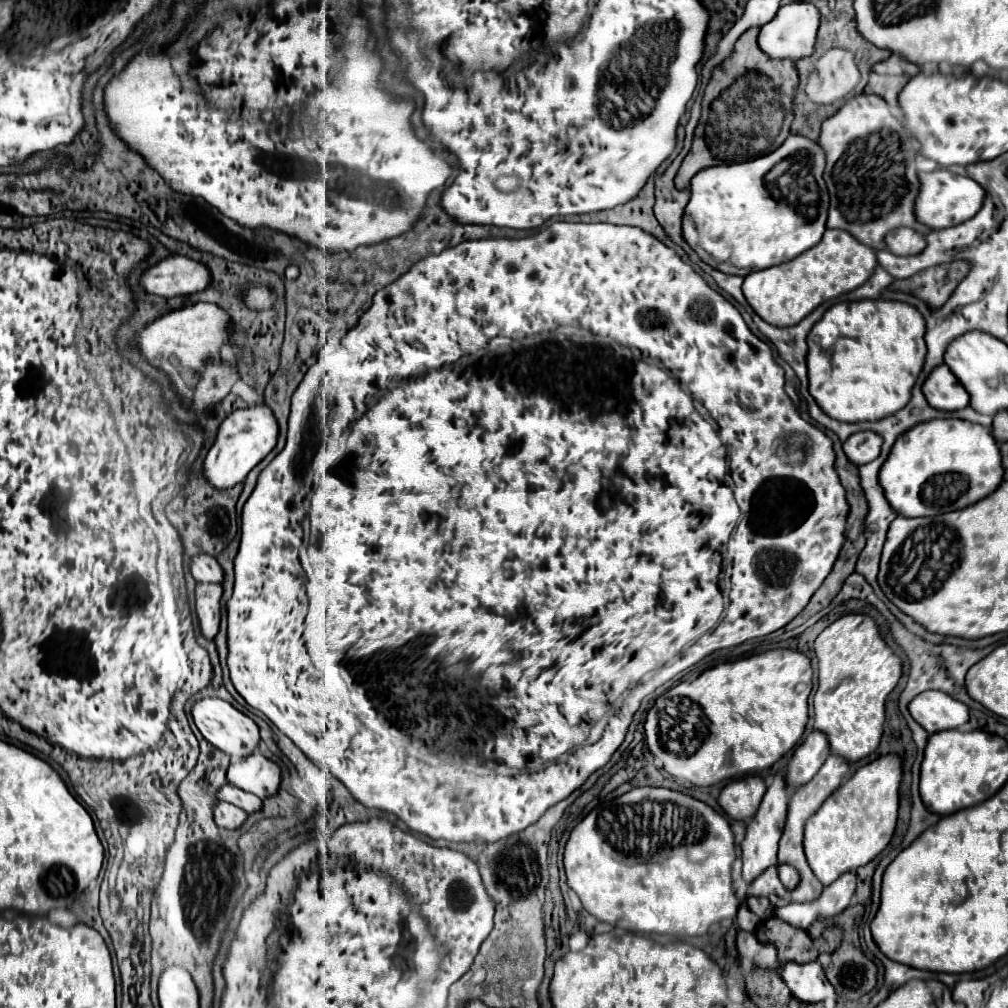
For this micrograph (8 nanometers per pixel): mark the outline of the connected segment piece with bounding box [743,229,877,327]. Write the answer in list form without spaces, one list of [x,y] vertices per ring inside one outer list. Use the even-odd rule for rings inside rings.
[[[827,229],[821,243],[801,253],[793,261],[749,273],[743,283],[743,295],[753,311],[775,327],[797,325],[823,301],[861,287],[875,271],[875,251],[841,229]]]

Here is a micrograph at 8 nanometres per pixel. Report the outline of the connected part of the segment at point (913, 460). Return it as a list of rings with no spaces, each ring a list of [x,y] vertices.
[[[955,417],[931,419],[911,427],[895,441],[885,465],[881,467],[879,481],[885,491],[885,497],[889,499],[889,505],[903,517],[929,517],[965,509],[981,501],[985,495],[991,495],[1001,485],[1003,467],[1001,467],[999,445],[993,439],[991,431],[983,425]]]

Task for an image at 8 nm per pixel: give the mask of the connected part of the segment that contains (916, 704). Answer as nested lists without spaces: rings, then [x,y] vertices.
[[[941,691],[919,693],[909,703],[909,711],[927,733],[957,729],[969,721],[969,707]]]

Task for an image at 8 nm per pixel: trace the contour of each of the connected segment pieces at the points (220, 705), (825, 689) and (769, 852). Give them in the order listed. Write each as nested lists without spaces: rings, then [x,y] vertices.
[[[205,697],[205,699],[201,699],[201,701],[195,703],[195,707],[193,707],[191,713],[193,713],[193,721],[195,721],[197,729],[203,733],[203,737],[211,745],[215,745],[217,749],[221,749],[223,753],[227,753],[231,757],[237,757],[237,759],[243,759],[243,757],[249,757],[257,749],[259,739],[261,739],[257,723],[251,717],[247,717],[245,713],[237,711],[227,701]]]
[[[861,613],[839,617],[815,639],[819,657],[819,689],[813,699],[815,727],[829,737],[831,753],[859,761],[873,753],[881,741],[885,701],[901,679],[901,659],[883,641],[877,623]]]
[[[777,773],[771,787],[767,789],[757,815],[751,819],[751,823],[747,825],[747,835],[745,841],[741,843],[743,849],[743,877],[747,879],[747,883],[751,883],[757,875],[761,875],[767,867],[775,865],[777,861],[777,843],[783,835],[783,827],[785,827],[785,817],[787,817],[787,781],[785,781],[785,773]]]

